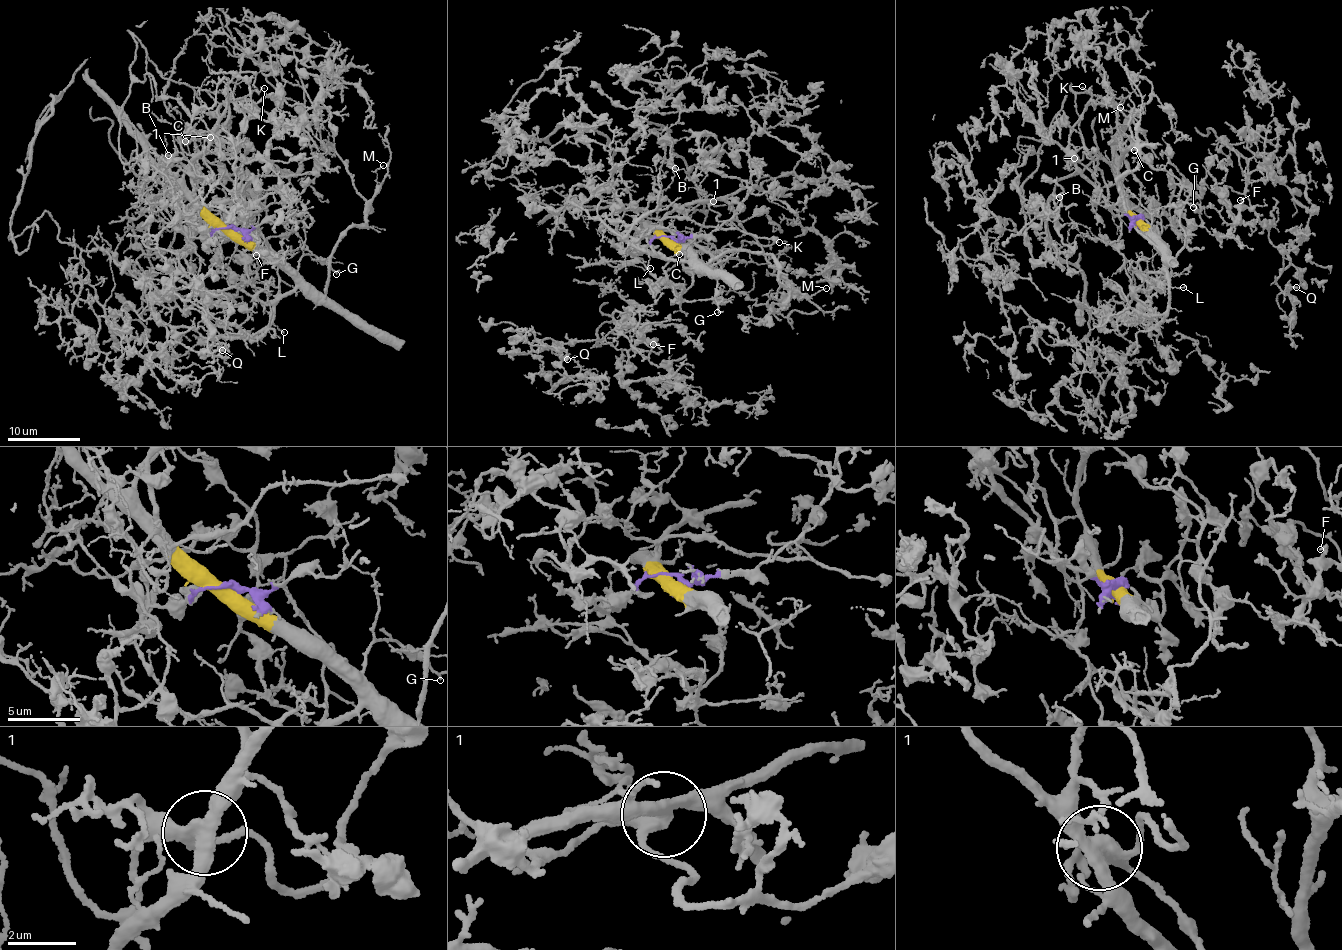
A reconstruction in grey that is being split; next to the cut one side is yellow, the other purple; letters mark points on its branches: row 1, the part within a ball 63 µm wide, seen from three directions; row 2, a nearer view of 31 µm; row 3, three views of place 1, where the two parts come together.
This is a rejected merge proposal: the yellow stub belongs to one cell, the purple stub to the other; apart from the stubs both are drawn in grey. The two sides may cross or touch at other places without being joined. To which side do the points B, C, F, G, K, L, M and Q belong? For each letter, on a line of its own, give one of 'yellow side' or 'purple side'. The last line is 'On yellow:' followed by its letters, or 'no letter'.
B: purple side
C: yellow side
F: purple side
G: yellow side
K: yellow side
L: yellow side
M: yellow side
Q: purple side
On yellow: C, G, K, L, M

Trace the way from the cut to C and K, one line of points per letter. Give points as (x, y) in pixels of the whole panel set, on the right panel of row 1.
C: (1139, 219), (1130, 210), (1117, 168), (1124, 153), (1134, 149)
K: (1139, 219), (1120, 212), (1090, 183), (1077, 165), (1068, 134), (1082, 117), (1091, 94), (1083, 87)

